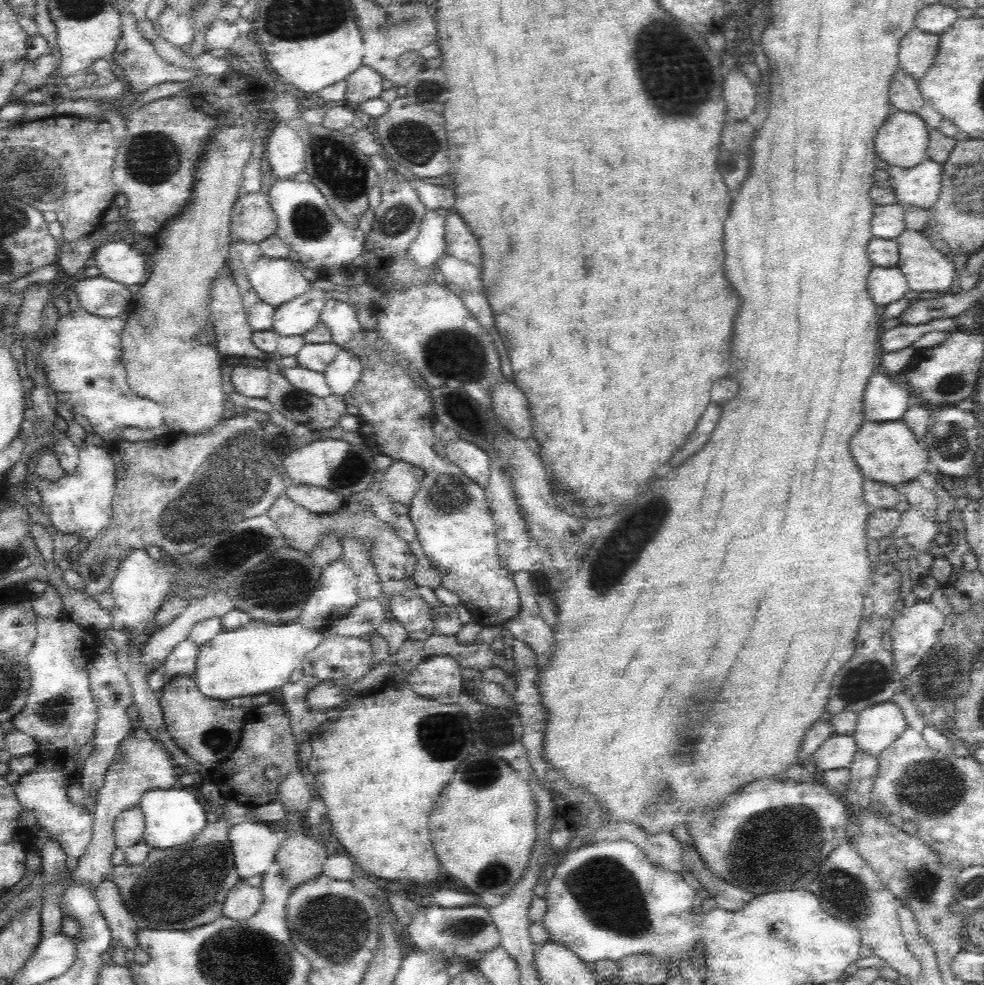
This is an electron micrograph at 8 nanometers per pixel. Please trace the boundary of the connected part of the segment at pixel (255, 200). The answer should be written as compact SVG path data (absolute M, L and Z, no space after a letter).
M242 193L231 210L230 240L260 244L277 232L277 218L268 193Z

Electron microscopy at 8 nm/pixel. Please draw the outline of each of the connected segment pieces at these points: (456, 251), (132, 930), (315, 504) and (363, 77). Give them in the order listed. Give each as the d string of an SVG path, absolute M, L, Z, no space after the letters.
M455 210L445 212L444 238L448 256L454 256L477 267L481 266L483 257L479 241L472 236L472 231Z
M112 875L95 888L94 895L96 895L100 912L110 927L112 938L128 950L136 949L139 946L139 926L126 908L120 889L114 883Z
M290 483L288 498L316 514L324 514L342 509L347 499L336 492L326 490L326 488L312 488L312 486L292 486Z
M360 65L351 75L345 79L347 87L345 98L350 104L362 104L366 100L378 98L384 86L384 77L372 67Z

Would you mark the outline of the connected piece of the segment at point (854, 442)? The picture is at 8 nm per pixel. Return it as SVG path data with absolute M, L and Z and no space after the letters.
M893 420L886 424L863 422L852 434L848 447L864 479L868 478L896 488L916 479L923 471L931 469L929 452L918 443L912 429L908 428L903 420Z

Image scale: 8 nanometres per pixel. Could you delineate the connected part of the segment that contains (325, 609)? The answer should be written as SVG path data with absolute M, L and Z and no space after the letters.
M337 560L322 569L319 582L310 594L306 606L302 608L298 622L304 627L325 631L336 619L346 616L360 600L357 594L356 573L346 561Z

